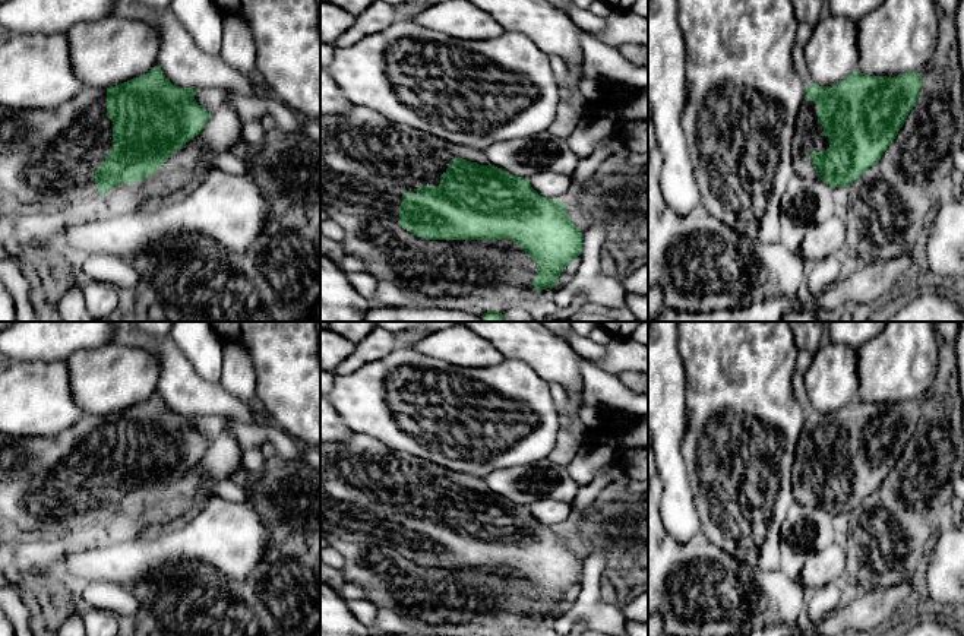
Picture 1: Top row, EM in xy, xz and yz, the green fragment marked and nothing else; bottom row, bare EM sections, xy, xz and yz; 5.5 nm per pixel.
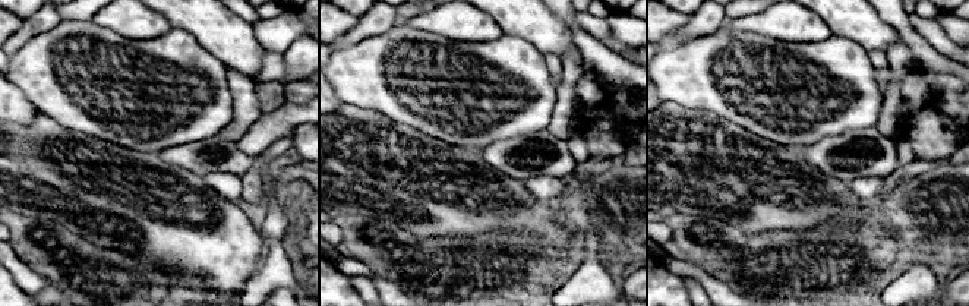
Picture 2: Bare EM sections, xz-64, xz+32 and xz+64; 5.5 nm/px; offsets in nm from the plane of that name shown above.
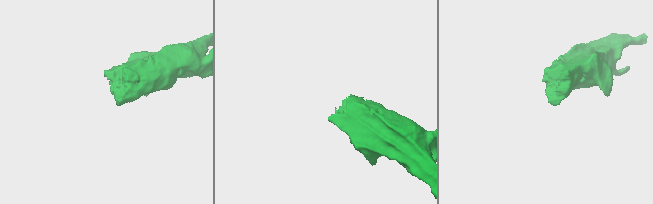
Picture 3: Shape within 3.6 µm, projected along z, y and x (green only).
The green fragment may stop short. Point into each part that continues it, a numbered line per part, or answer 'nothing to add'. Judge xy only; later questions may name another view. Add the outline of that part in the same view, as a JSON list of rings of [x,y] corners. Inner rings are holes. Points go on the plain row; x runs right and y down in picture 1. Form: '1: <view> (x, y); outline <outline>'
1: xy (38, 475); outline [[[85,414],[53,437],[0,434],[0,522],[20,537],[95,525],[95,496],[111,477],[107,415]]]

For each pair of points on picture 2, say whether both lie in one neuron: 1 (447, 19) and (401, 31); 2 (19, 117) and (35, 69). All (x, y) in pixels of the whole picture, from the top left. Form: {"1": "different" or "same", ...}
{"1": "different", "2": "different"}

